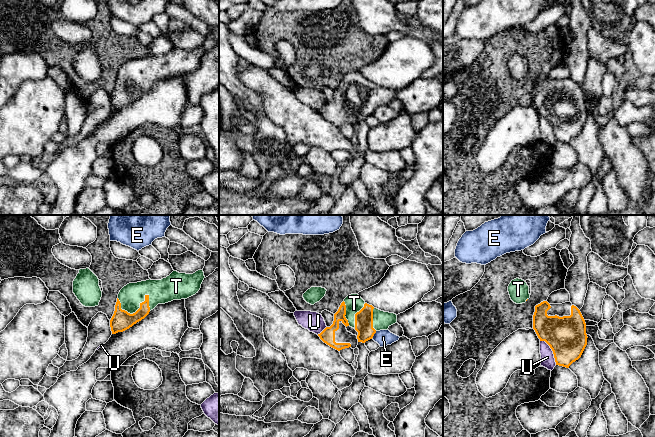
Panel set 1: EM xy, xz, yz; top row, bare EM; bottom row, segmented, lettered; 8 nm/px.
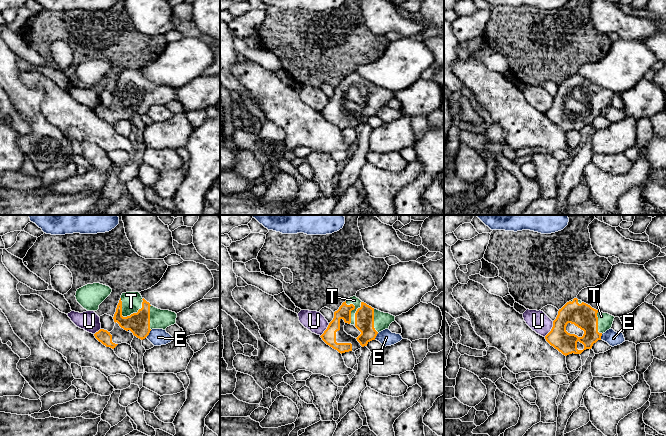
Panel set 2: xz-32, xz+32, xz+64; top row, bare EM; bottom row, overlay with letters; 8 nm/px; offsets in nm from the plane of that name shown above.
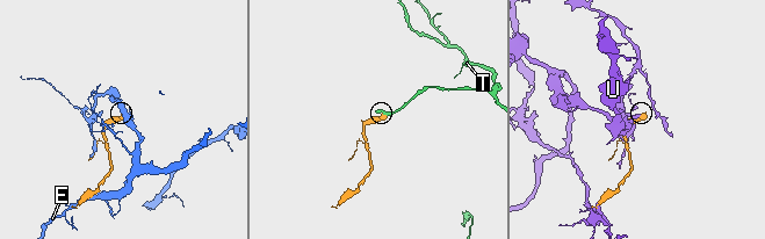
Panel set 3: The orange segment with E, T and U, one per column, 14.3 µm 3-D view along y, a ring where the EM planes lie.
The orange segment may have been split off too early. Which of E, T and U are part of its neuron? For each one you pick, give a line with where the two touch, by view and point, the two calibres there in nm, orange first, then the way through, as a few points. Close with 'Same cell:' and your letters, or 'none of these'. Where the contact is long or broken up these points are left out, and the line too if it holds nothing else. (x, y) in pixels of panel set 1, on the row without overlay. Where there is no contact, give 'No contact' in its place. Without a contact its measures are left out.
T: Touches orange at xy (140, 83). Thickness 160 nm (orange) against 190 nm
Same cell: T

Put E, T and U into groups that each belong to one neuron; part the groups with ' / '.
E / T / U

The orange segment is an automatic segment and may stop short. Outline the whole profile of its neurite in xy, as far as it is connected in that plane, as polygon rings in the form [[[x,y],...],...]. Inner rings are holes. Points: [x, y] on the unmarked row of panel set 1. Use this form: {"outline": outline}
{"outline": [[[173,47],[161,56],[146,56],[124,62],[117,74],[110,96],[112,110],[123,108],[144,95],[158,80],[187,75],[201,64],[204,48],[193,50]]]}

